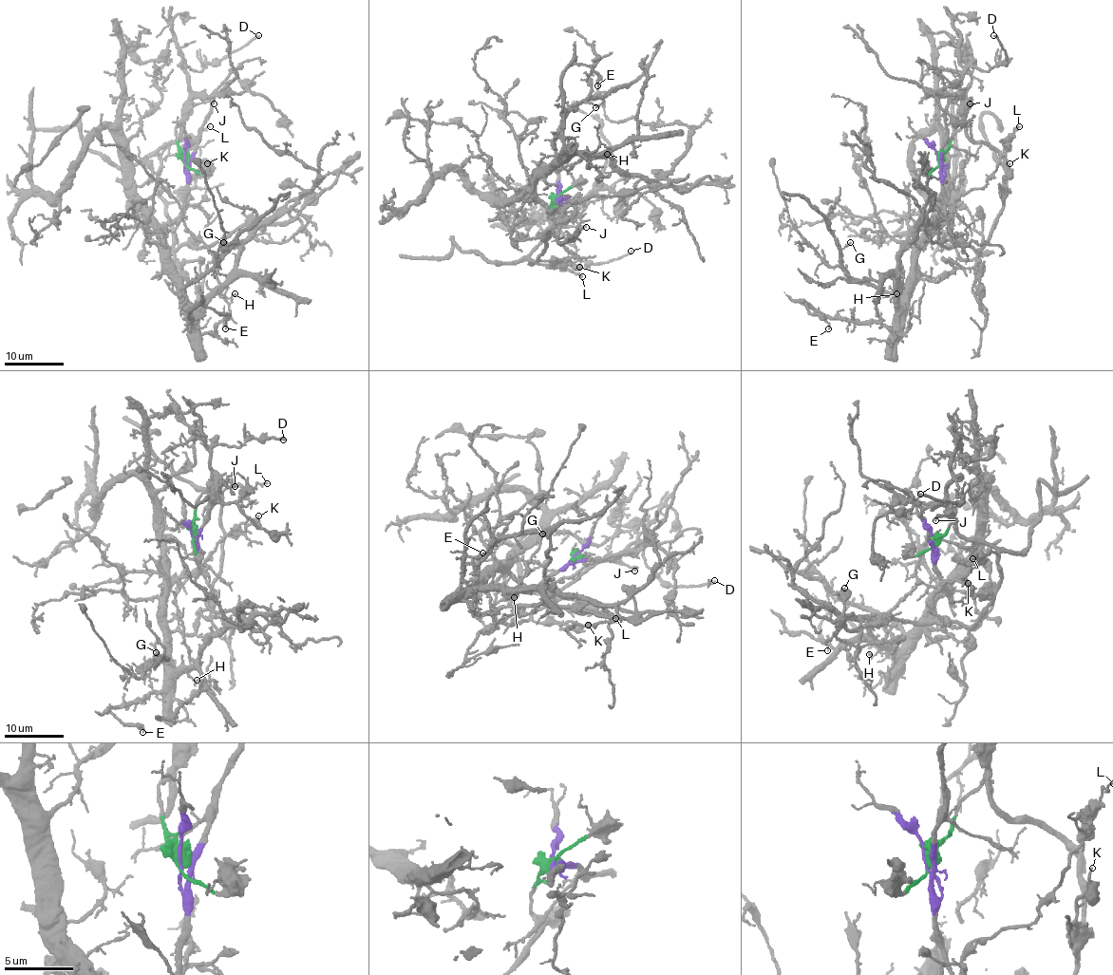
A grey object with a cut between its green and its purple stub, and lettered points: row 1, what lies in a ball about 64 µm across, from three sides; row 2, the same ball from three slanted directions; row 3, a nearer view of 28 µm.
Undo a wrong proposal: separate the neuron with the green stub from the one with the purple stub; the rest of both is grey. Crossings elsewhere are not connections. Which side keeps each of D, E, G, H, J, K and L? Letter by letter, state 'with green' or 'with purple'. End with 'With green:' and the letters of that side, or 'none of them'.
D: with green
E: with purple
G: with purple
H: with purple
J: with green
K: with green
L: with green
With green: D, J, K, L

